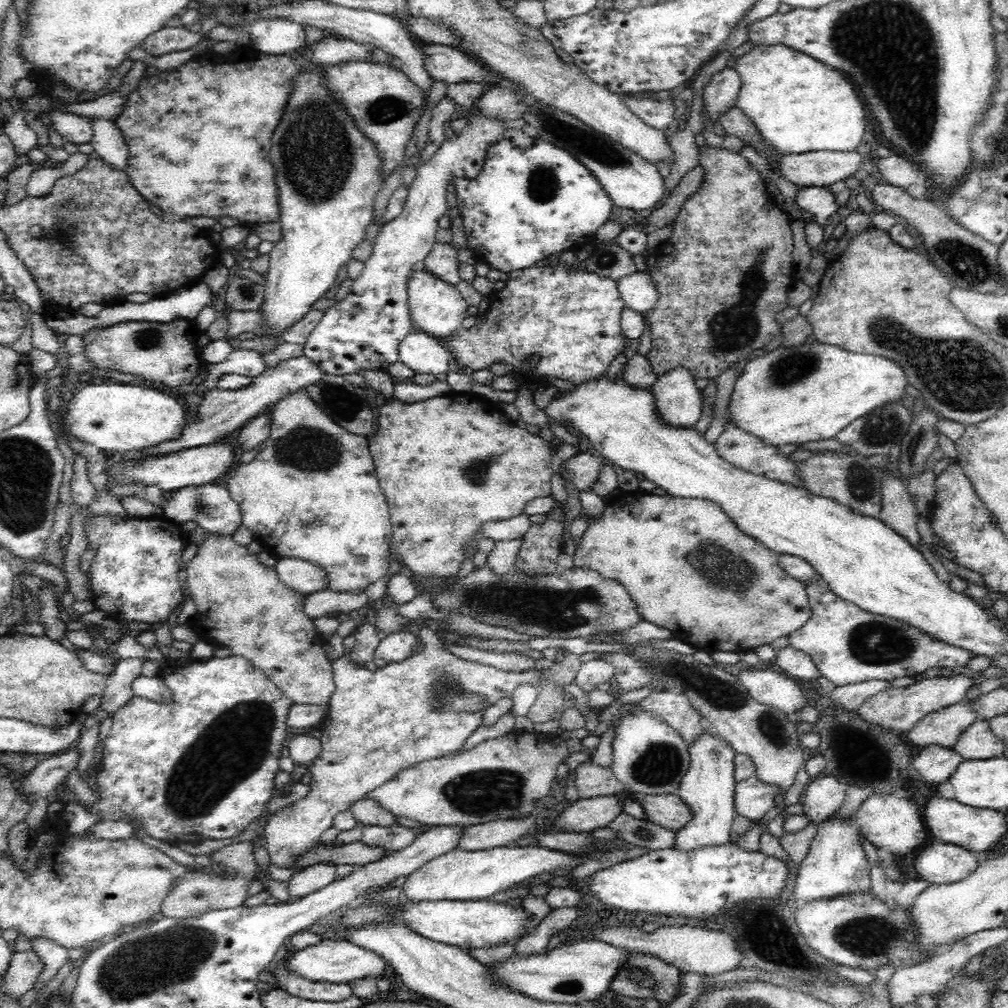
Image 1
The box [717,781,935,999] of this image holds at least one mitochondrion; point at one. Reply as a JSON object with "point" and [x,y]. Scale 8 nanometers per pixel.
{"point":[867,936]}

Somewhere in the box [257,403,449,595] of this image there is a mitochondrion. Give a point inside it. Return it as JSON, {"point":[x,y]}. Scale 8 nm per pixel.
{"point":[305,447]}

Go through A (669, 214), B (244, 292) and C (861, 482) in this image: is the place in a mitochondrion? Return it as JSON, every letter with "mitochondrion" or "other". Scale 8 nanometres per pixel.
{"A":"other","B":"mitochondrion","C":"mitochondrion"}

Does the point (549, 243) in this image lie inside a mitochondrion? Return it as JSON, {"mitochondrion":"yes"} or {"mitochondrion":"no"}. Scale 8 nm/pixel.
{"mitochondrion":"no"}

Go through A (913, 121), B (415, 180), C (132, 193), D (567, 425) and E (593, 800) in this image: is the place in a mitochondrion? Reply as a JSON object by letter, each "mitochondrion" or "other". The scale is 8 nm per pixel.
{"A":"mitochondrion","B":"other","C":"other","D":"other","E":"other"}

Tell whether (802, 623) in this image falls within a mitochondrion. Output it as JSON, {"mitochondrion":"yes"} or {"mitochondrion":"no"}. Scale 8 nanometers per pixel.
{"mitochondrion":"no"}

